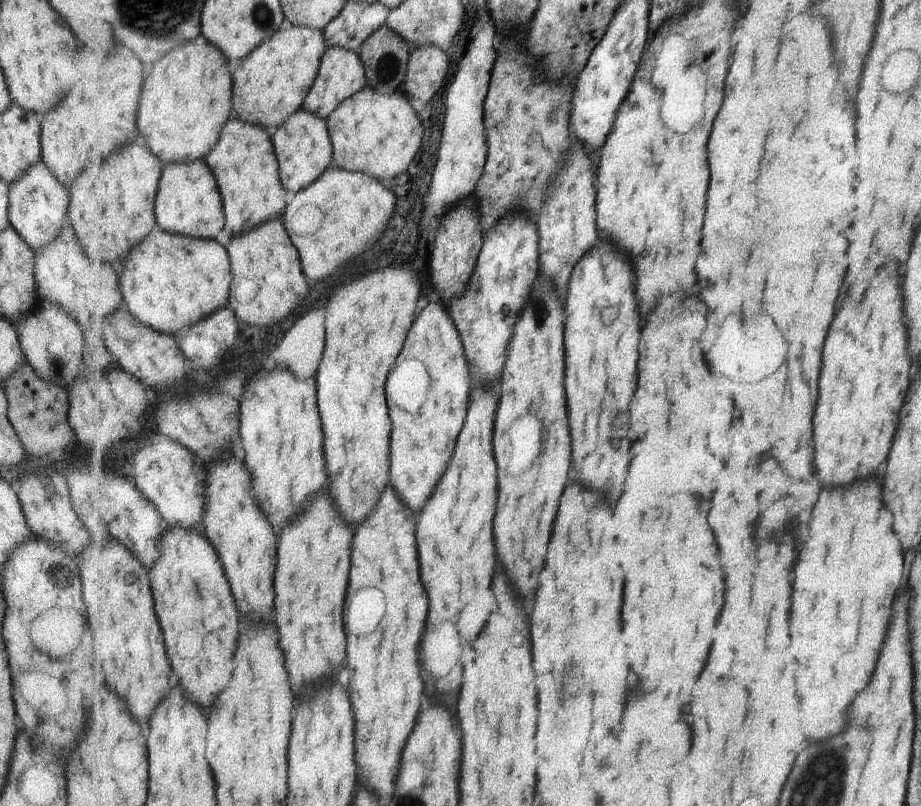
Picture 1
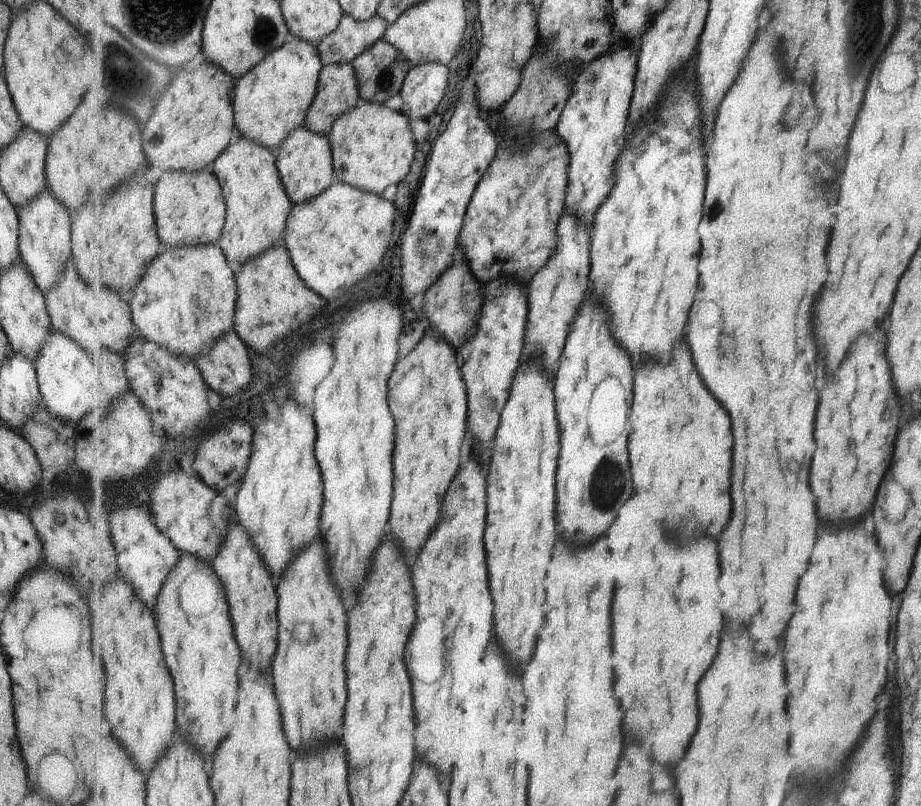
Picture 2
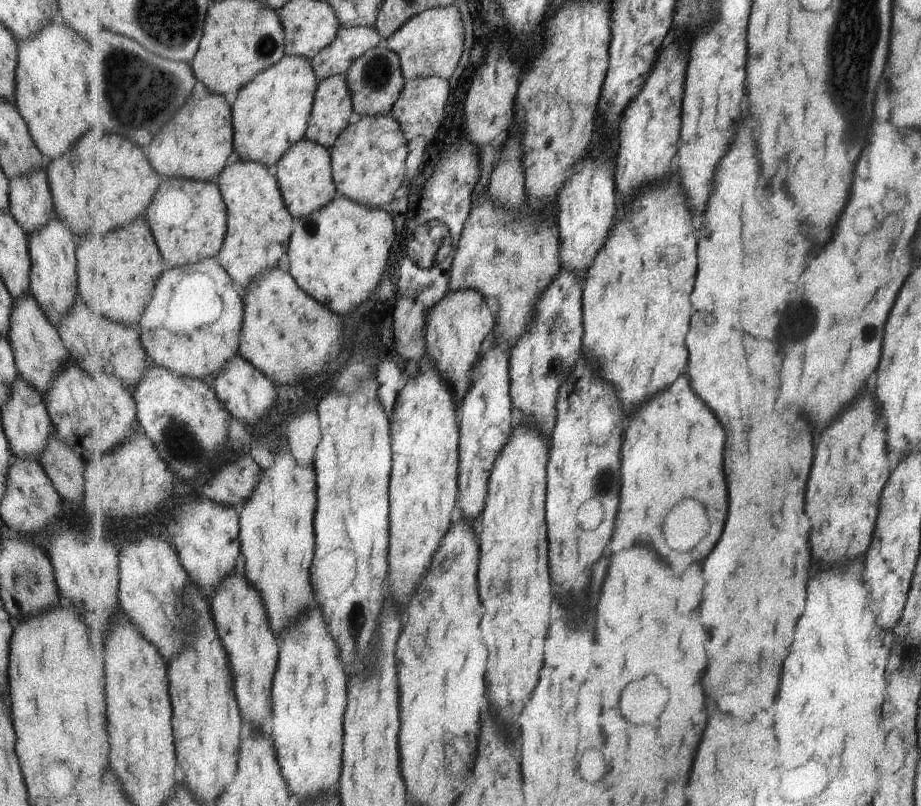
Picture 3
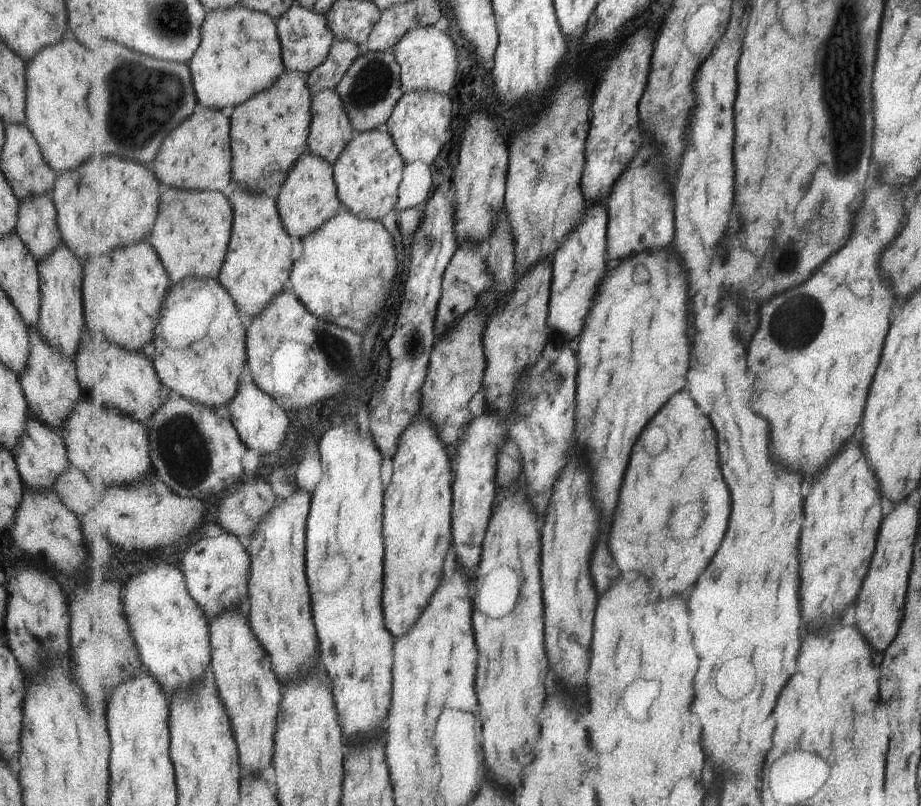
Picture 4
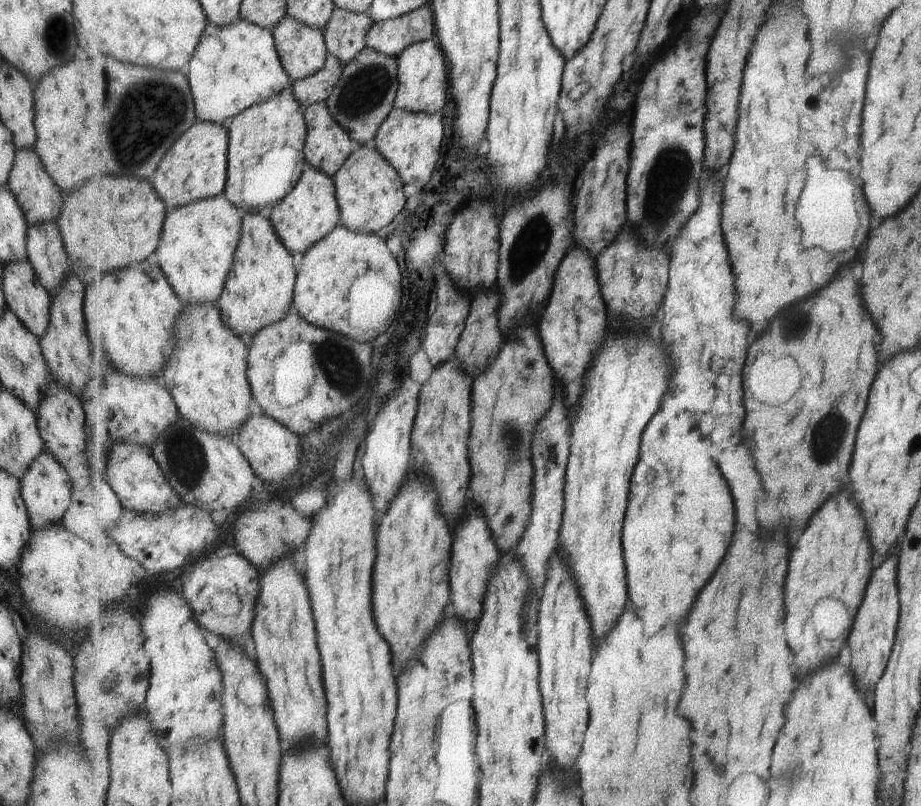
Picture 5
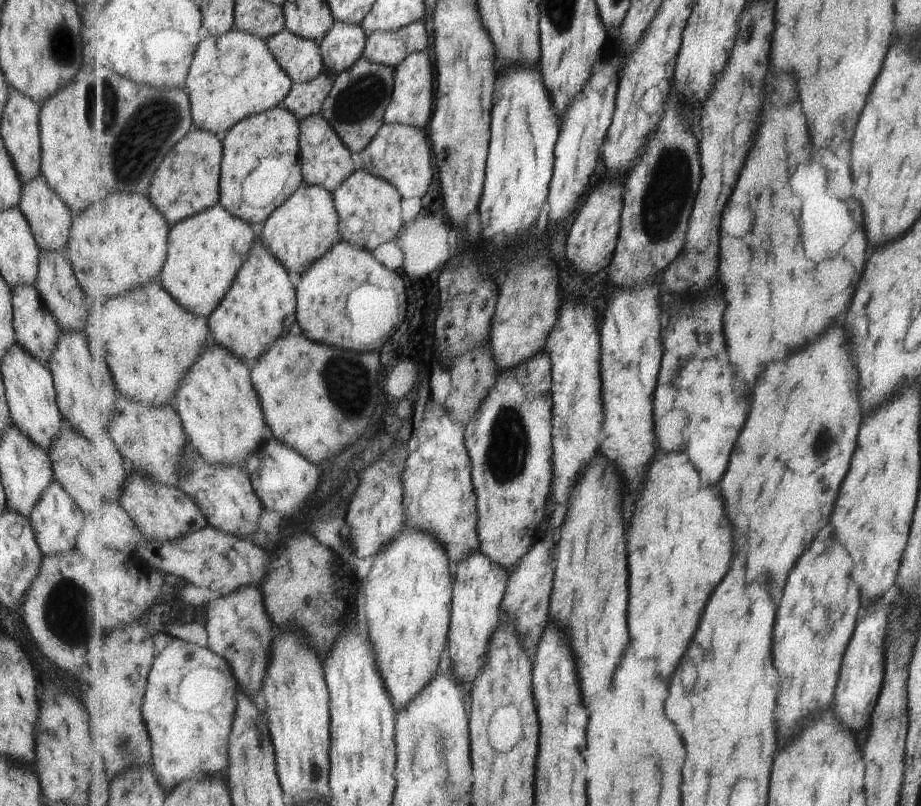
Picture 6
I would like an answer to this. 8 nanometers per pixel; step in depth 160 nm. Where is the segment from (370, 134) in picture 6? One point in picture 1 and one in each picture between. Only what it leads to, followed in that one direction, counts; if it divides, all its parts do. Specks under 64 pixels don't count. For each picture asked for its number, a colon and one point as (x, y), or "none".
1: (386, 55)
2: (381, 72)
3: (376, 81)
4: (373, 86)
5: (365, 96)

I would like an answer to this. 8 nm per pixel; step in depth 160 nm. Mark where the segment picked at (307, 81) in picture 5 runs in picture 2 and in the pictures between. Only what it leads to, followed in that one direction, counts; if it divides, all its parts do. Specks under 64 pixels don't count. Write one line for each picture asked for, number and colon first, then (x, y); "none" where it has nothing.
2: (353, 37)
3: (352, 43)
4: (343, 54)

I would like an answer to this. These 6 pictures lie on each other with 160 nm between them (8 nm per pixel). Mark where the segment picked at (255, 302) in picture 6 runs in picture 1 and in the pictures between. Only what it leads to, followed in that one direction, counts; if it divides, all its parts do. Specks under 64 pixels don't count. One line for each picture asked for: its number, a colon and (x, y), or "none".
1: (246, 163)
2: (258, 207)
3: (260, 227)
4: (259, 263)
5: (259, 291)

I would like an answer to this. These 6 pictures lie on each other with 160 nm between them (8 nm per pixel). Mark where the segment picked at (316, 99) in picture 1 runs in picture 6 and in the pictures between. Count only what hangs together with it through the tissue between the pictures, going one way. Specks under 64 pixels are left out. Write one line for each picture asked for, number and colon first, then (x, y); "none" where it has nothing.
2: (338, 92)
3: (333, 112)
4: (331, 131)
5: (328, 145)
6: (326, 161)

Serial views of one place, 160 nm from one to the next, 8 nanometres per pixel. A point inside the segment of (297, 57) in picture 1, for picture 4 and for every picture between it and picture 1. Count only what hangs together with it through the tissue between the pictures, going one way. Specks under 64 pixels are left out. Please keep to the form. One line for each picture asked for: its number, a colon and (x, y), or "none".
2: (271, 102)
3: (273, 113)
4: (274, 126)

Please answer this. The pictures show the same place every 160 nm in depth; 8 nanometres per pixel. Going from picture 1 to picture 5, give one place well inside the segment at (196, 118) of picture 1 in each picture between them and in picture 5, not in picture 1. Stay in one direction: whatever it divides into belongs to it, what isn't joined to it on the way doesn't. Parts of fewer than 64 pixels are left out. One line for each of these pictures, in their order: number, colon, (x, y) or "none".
2: (194, 122)
3: (198, 143)
4: (198, 156)
5: (195, 169)

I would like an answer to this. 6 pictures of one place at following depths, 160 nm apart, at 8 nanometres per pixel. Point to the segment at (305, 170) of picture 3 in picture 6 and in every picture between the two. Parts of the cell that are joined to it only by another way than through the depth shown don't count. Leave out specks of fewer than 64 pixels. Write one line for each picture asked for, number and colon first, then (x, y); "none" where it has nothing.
4: (309, 199)
5: (306, 216)
6: (304, 229)

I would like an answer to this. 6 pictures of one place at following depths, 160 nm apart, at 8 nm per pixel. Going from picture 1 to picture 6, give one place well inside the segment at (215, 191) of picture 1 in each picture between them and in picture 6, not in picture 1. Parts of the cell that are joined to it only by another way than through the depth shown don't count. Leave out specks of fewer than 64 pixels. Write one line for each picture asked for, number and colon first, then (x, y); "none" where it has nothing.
2: (189, 206)
3: (189, 218)
4: (198, 225)
5: (200, 241)
6: (203, 262)

